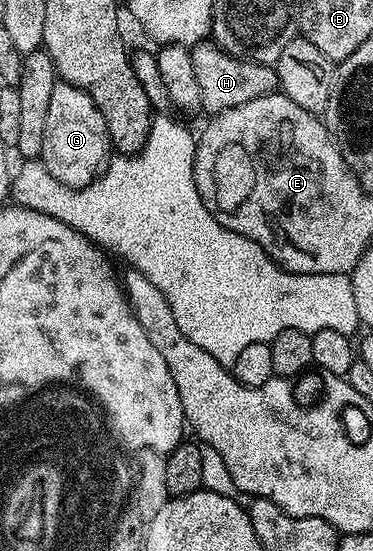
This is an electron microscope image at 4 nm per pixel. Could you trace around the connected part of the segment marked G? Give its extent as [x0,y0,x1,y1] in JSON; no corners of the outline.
[40,82,112,190]

